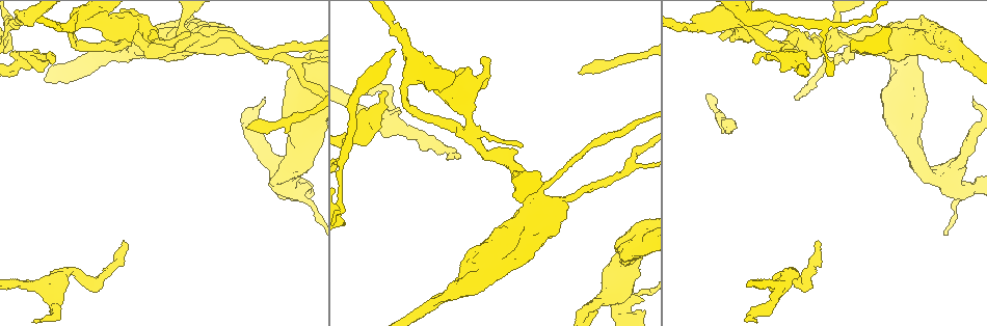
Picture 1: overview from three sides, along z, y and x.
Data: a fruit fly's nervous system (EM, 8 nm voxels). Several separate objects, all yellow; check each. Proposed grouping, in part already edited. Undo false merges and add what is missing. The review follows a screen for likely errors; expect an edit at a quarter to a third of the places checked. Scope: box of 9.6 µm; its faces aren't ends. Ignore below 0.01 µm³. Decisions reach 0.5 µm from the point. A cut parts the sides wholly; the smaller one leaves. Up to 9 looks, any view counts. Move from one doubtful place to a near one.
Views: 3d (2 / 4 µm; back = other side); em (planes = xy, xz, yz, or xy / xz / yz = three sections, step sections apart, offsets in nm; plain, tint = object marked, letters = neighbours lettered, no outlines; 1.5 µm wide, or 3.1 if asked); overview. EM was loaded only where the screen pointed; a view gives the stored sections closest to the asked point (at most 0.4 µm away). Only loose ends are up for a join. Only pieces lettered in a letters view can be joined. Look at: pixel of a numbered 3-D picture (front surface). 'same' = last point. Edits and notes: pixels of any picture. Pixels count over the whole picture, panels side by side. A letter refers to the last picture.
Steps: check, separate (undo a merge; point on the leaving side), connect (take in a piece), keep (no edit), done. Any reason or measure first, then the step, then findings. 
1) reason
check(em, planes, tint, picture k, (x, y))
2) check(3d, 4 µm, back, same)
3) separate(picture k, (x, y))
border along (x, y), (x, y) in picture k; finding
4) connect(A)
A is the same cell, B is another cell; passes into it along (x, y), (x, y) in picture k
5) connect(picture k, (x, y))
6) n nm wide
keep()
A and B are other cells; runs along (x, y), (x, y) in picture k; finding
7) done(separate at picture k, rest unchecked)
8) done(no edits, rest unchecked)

an open end
check(3d, 4 µm, picture 1, (262, 100))

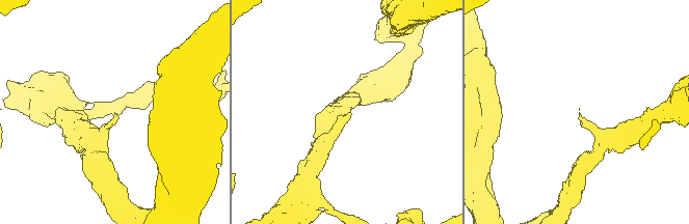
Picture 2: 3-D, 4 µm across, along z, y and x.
check(em, xz, step 4, letters, picture 2, (115, 115))

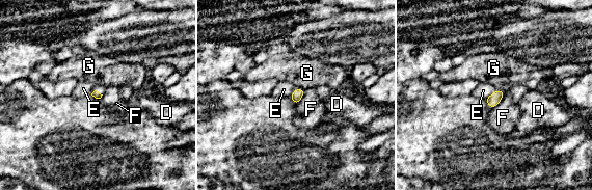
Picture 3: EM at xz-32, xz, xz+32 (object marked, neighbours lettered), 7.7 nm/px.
check(em, planes, letters, same)

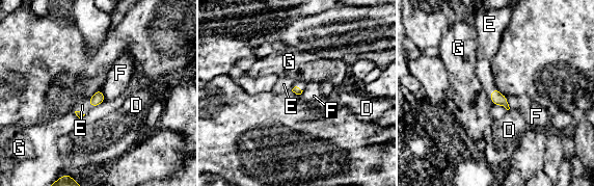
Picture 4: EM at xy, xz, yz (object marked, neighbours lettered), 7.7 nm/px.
connect(picture 4, (483, 70))
E is the same cell, D, F and G are other cells; the neuron continues

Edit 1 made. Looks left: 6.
check(overview)

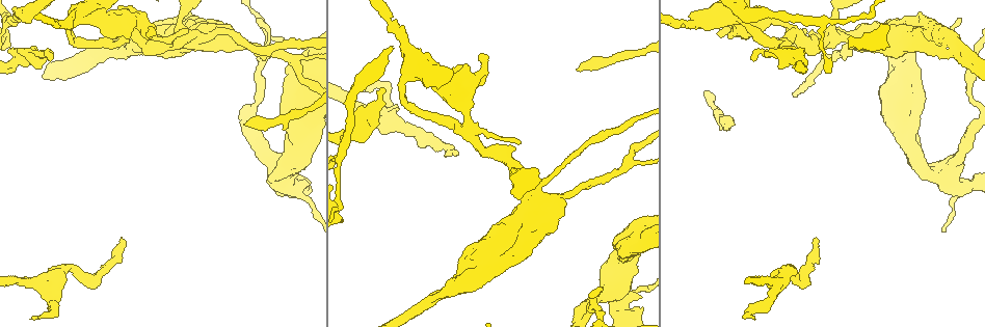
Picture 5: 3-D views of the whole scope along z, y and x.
small branch off a trunk
check(3d, 4 µm, picture 5, (954, 192))

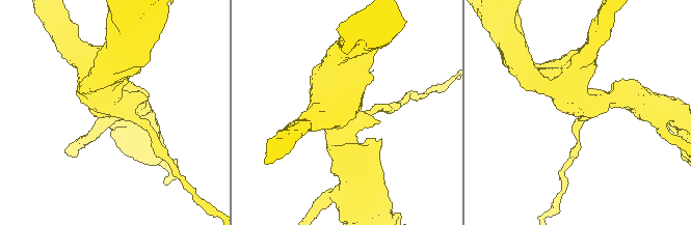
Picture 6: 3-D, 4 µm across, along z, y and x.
now the EM
check(em, planes, letters, picture 6, (115, 107))

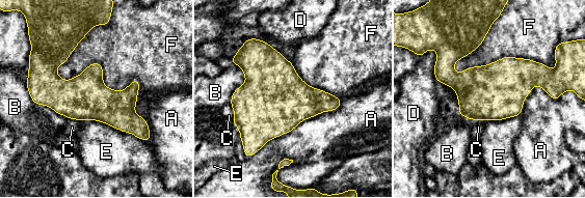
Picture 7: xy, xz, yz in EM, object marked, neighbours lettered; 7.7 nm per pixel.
360 nm wide
keep()
A, B, C, D, E and F are other cells; all the same neuron

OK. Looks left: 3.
sudden change in width
check(em, xz, step 4, letters, picture 5, (47, 54))

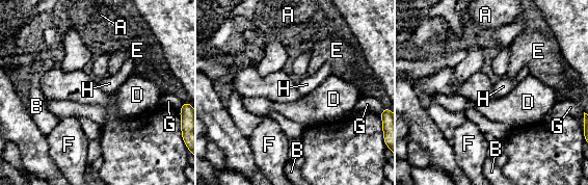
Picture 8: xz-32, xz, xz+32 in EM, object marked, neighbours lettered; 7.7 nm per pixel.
cut it another way
check(em, planes, letters, same)

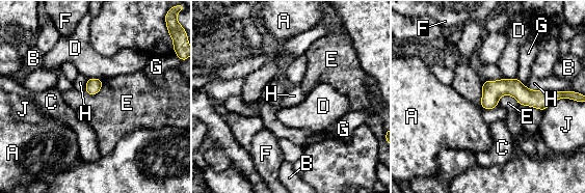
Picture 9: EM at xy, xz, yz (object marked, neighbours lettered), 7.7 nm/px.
keep()
A, B, C, D, E, F, G, H and J are other cells; one neuron here

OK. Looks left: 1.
check(em, yz, step 4, letters, picture 5, (62, 272))

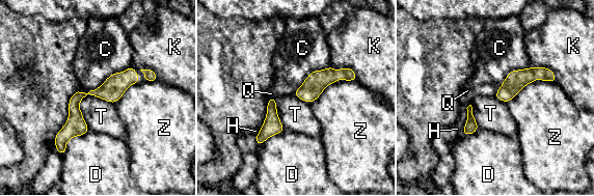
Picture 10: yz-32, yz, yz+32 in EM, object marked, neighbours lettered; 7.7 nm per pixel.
keep()
C, D, H, K, Q, T and Z are other cells; border along (113, 103), (81, 100), (88, 129) in picture 10; none of them fits

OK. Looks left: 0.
done(connect at picture 4, rest unchecked)

